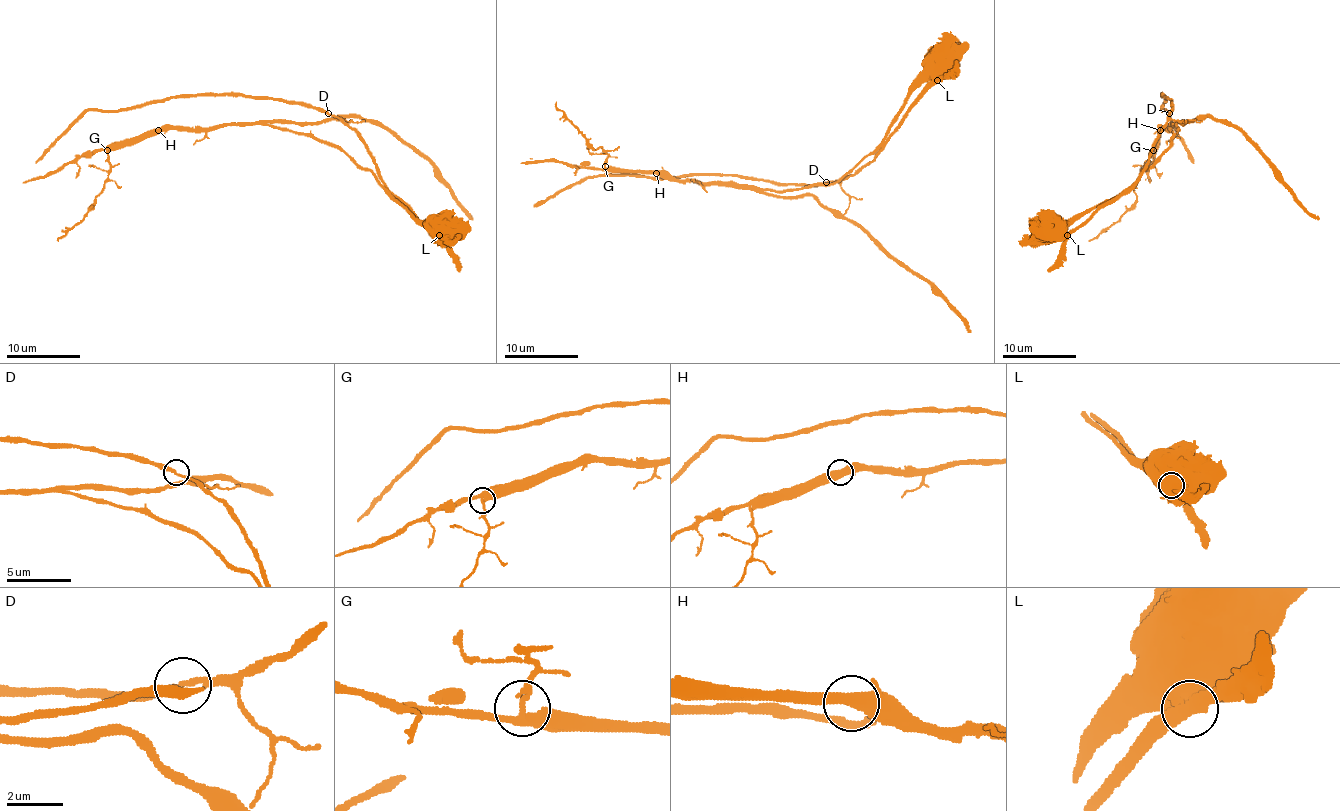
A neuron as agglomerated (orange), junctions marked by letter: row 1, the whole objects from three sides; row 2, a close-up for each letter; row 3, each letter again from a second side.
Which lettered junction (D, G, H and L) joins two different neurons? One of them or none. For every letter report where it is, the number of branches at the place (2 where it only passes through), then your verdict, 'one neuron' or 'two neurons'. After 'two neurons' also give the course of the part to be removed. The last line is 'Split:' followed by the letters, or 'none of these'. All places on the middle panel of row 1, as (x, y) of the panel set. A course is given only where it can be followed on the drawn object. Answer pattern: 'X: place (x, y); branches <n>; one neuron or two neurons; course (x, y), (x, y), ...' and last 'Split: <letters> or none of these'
D: place (826, 182); branches 2; one neuron
G: place (605, 166); branches 3; one neuron
H: place (656, 173); branches 3; one neuron
L: place (937, 80); branches 2; two neurons; course (937, 81), (907, 112), (877, 155), (851, 175), (835, 181), (812, 185), (736, 175), (588, 175), (534, 207)
Split: L

